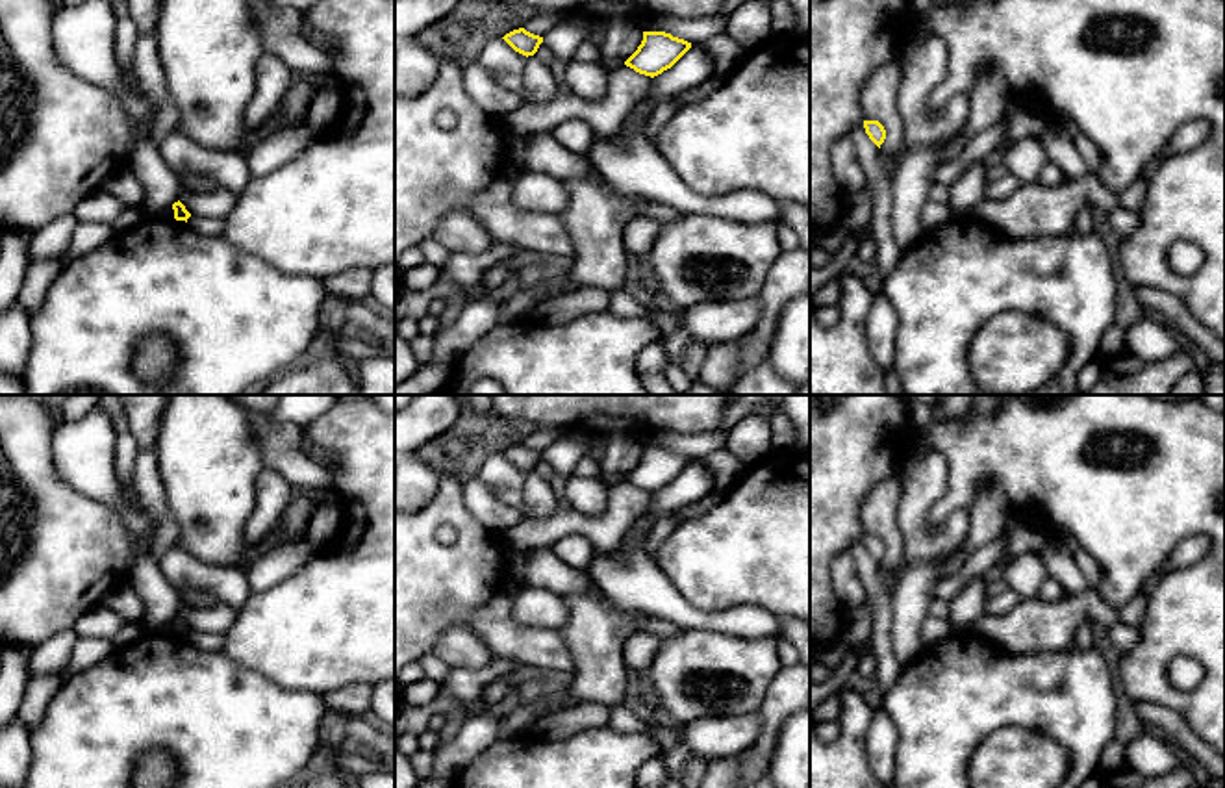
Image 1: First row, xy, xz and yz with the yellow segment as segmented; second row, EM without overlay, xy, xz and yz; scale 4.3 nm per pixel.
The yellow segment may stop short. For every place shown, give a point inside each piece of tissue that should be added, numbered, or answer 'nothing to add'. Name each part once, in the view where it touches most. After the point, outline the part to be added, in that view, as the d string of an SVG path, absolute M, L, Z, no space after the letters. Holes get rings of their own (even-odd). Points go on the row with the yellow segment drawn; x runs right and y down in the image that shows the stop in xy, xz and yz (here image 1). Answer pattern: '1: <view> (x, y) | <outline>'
nothing to add

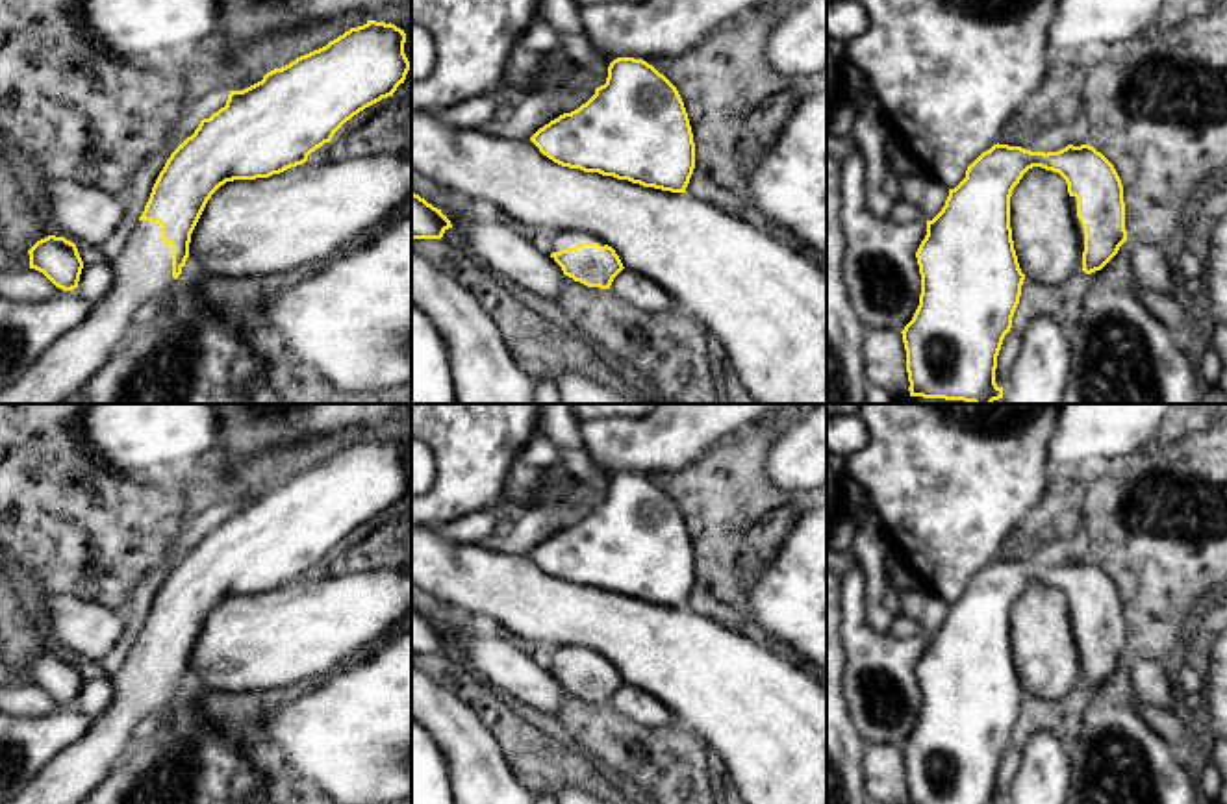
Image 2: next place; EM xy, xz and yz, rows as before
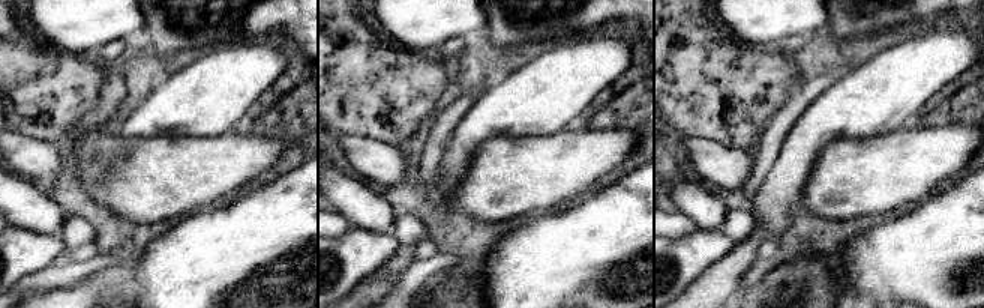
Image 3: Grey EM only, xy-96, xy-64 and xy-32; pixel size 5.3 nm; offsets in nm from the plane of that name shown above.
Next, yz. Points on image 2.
1: yz (1072, 199) | M1069 196L1069 204L1071 204L1071 211L1073 211L1073 219L1075 219L1075 228L1077 228L1077 235L1079 235L1079 243L1081 243L1081 252L1084 252L1084 228L1077 217L1077 198Z

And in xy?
1: xy (143, 269) | M137 220L124 250L111 261L111 291L69 333L48 346L11 385L0 404L61 404L82 393L124 341L133 311L172 287L172 246L161 241L161 224Z

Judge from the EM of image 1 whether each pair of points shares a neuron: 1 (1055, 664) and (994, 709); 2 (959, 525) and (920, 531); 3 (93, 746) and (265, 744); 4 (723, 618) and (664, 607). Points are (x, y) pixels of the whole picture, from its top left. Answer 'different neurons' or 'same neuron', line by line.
1: same neuron
2: same neuron
3: same neuron
4: same neuron

